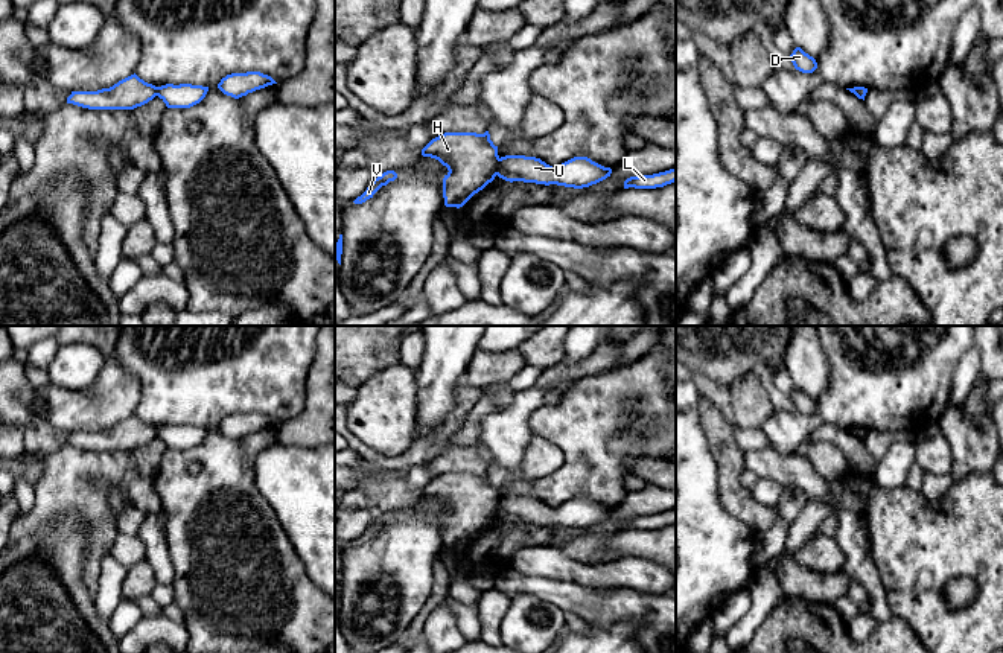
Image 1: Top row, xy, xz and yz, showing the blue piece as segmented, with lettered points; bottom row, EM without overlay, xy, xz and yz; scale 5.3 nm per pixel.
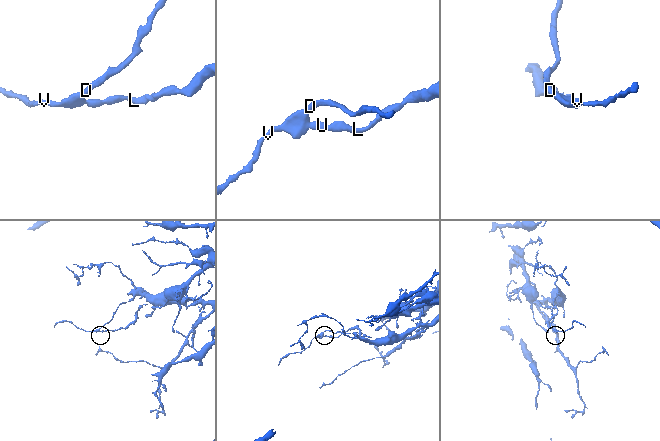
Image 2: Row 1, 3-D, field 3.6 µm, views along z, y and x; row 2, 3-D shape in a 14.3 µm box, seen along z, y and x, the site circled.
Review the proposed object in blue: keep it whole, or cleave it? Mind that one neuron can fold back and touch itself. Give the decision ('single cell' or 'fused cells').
fused cells

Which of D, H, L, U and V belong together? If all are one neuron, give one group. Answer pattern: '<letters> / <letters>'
D H V / L U

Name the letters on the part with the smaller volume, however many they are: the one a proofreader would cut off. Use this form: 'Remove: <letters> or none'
Remove: L, U

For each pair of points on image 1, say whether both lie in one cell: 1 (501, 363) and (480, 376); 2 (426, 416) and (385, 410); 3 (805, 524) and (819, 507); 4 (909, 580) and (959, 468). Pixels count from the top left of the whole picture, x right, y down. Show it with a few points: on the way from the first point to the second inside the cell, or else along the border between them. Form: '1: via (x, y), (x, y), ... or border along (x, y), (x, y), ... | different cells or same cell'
1: via (496, 367), (484, 372) | same cell
2: border along (416, 378), (417, 437) | different cells
3: via (808, 519), (815, 512) | same cell
4: border along (987, 471), (968, 472), (953, 483) | different cells

